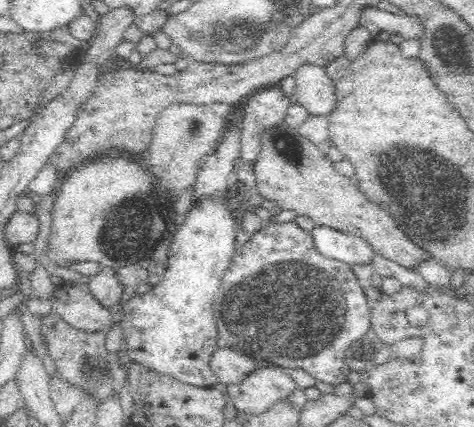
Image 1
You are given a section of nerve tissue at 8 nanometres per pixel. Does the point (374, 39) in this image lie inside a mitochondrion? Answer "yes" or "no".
no

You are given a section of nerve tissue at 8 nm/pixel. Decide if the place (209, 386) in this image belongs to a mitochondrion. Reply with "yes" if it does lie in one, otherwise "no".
no

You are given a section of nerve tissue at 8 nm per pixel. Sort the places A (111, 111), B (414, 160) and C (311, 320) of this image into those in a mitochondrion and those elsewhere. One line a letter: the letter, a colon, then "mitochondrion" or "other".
A: other
B: mitochondrion
C: mitochondrion

